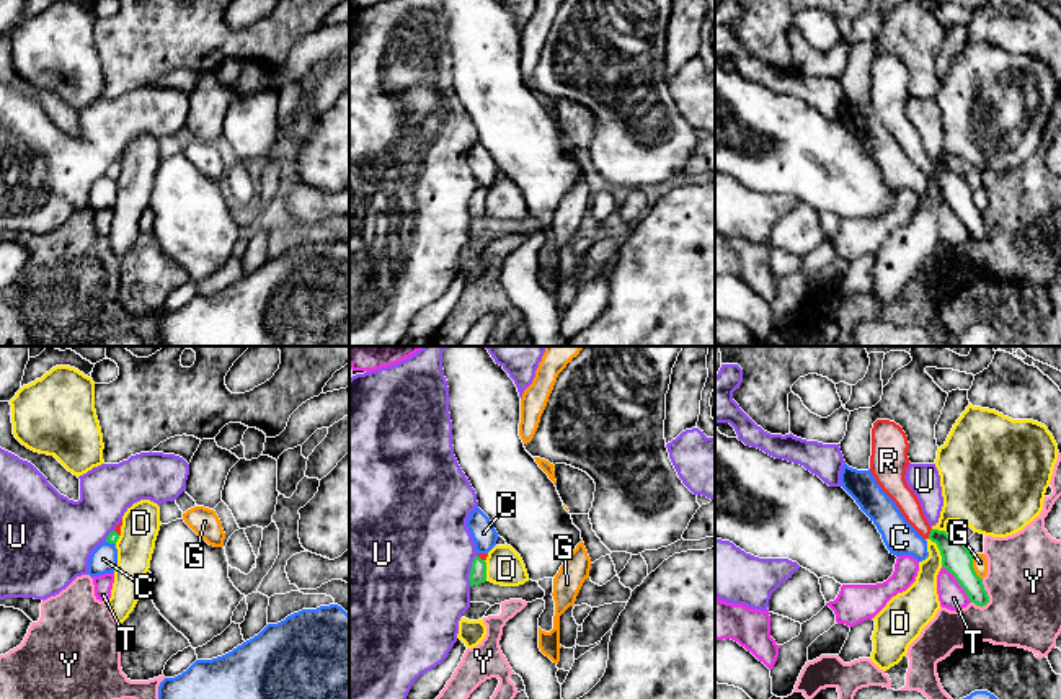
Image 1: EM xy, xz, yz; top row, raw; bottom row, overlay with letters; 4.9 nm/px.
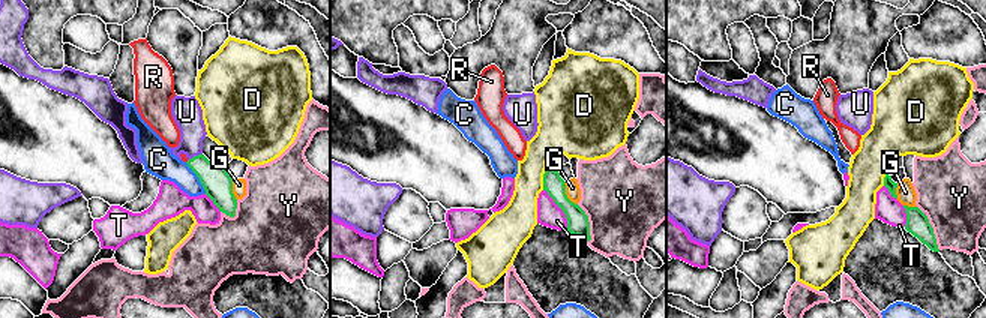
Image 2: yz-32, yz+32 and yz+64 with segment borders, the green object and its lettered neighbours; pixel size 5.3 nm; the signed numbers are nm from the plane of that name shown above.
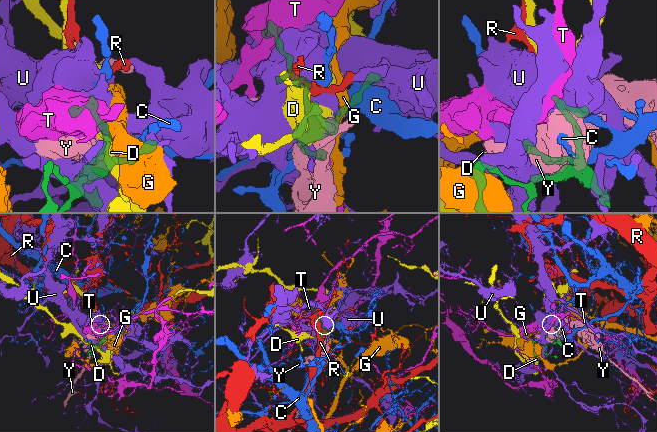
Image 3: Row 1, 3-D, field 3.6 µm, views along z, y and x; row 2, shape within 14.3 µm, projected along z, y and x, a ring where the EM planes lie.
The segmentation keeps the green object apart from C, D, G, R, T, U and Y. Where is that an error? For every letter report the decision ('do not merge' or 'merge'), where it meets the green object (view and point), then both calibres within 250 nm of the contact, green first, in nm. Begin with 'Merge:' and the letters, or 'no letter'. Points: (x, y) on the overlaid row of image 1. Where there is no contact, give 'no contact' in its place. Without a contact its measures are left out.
Merge: R
C: do not merge | xy (110, 543) | 50/140 nm
D: do not merge | yz (941, 552) | 140/170 nm
G: do not merge | yz (972, 567) | 140/80 nm
R: merge | yz (931, 533) | 140/110 nm
T: do not merge | yz (958, 583) | 140/130 nm
U: do not merge | xz (470, 570) | 80/500 nm
Y: do not merge | yz (986, 593) | 140/360 nm

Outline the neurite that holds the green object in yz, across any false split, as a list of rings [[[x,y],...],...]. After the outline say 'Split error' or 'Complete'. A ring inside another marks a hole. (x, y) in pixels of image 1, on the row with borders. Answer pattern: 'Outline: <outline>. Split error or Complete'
Outline: [[[877,420],[872,428],[870,472],[917,534],[937,544],[942,567],[955,577],[970,601],[983,608],[989,603],[989,596],[983,578],[973,568],[973,555],[968,547],[945,531],[930,528],[917,496],[906,483],[904,475],[911,464],[908,449],[908,436],[899,425],[890,420]]]. Split error

